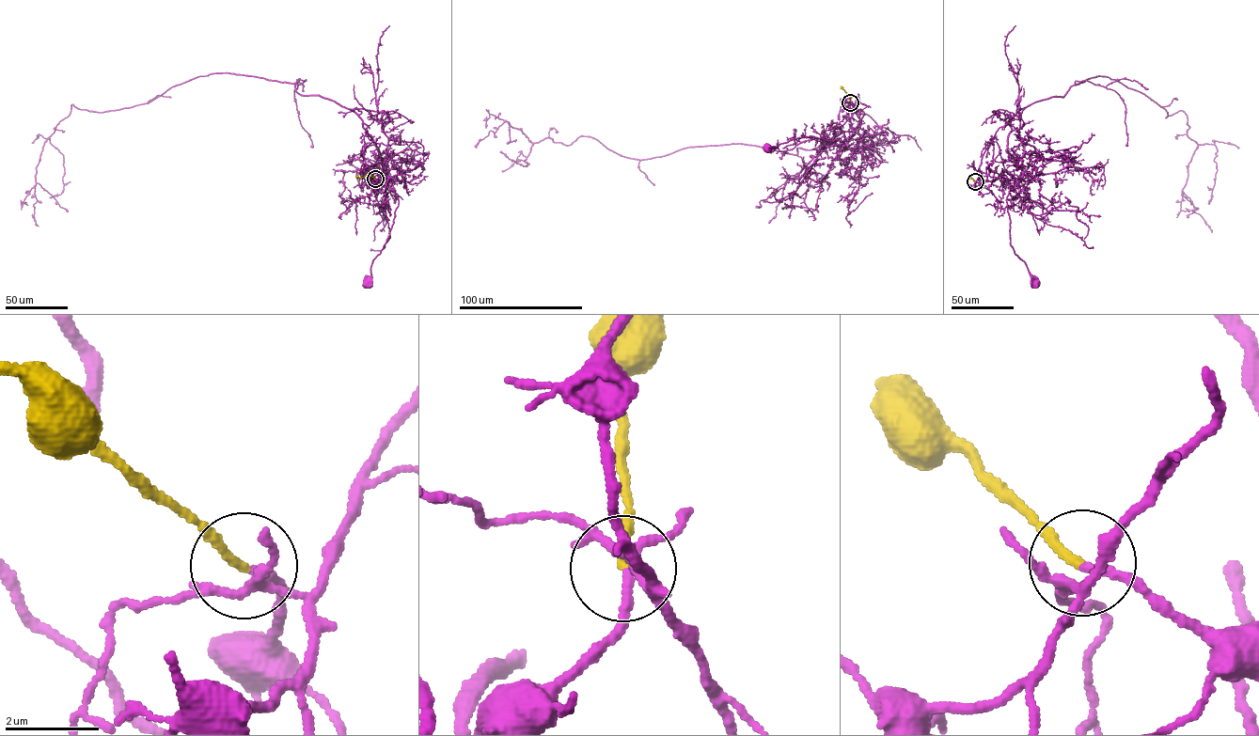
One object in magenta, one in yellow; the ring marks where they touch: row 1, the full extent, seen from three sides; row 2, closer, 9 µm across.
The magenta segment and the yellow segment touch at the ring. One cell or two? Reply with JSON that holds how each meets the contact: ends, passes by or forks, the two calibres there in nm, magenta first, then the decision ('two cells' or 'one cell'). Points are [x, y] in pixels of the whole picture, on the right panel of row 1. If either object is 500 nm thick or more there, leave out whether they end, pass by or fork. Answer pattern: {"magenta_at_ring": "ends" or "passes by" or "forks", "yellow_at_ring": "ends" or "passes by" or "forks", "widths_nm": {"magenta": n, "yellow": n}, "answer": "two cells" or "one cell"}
{"magenta_at_ring": "forks", "yellow_at_ring": "ends", "widths_nm": {"magenta": 180, "yellow": 180}, "answer": "one cell"}

